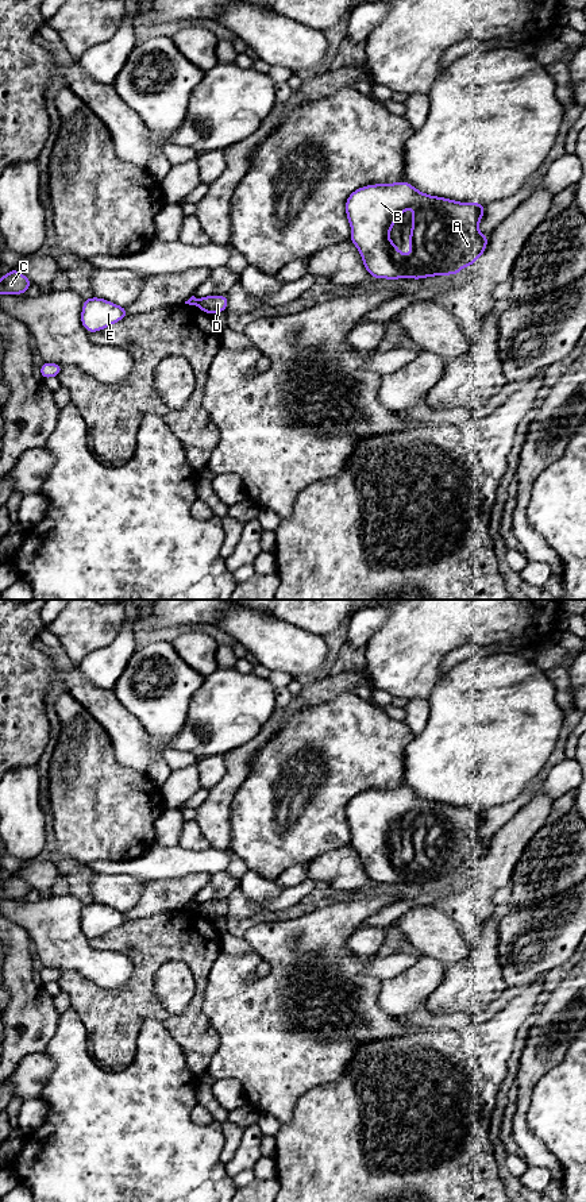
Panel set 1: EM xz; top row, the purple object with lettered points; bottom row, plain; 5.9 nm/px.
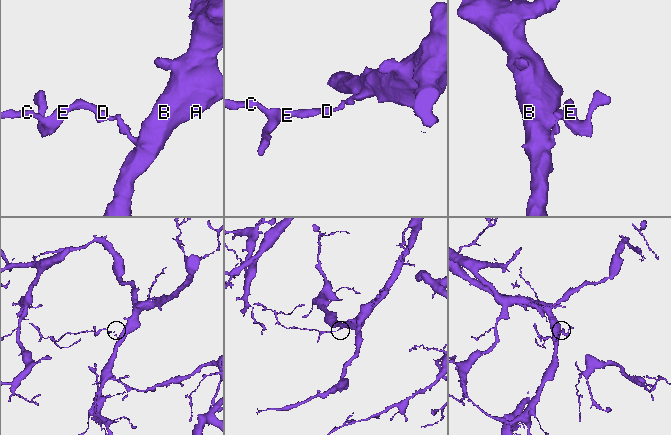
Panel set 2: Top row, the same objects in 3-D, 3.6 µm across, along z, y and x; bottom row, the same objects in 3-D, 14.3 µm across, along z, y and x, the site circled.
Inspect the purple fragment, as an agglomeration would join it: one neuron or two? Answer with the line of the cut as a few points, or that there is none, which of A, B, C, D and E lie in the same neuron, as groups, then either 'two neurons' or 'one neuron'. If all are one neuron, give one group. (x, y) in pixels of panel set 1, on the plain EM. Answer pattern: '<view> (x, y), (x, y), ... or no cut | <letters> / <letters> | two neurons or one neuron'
xz (196, 904), (197, 909) | A B D / C E | two neurons

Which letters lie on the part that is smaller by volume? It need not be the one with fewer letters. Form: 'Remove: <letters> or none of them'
Remove: C, E

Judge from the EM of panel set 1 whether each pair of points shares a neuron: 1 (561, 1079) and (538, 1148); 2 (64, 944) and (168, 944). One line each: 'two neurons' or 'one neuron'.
1: two neurons
2: two neurons

